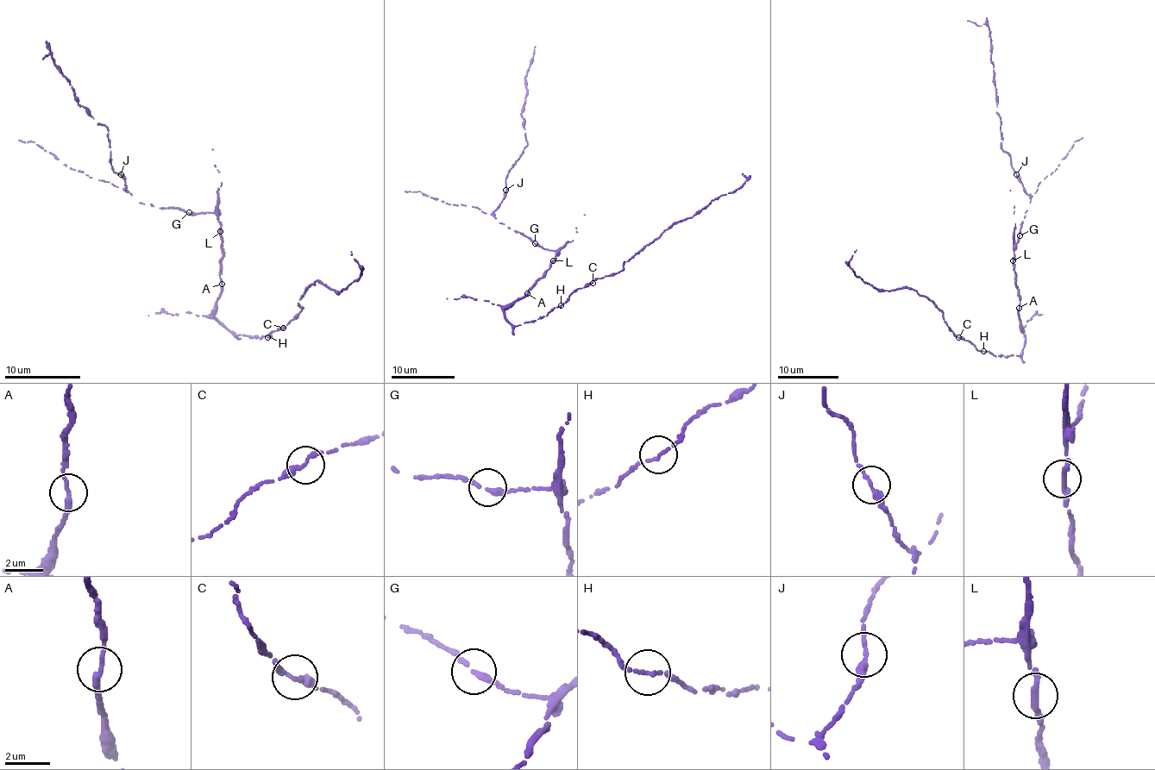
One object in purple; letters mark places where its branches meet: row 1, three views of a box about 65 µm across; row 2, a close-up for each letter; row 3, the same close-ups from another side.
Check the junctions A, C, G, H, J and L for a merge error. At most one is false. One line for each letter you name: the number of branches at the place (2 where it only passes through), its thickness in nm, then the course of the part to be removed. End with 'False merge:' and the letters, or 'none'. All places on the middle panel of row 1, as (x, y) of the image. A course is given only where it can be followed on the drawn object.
False merge: none

